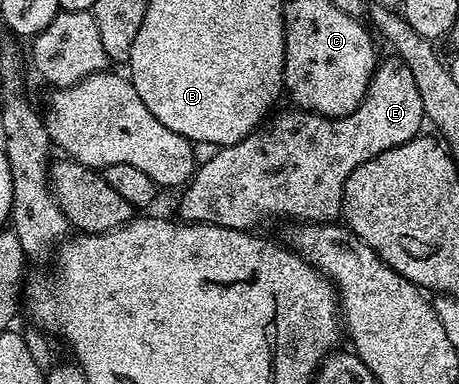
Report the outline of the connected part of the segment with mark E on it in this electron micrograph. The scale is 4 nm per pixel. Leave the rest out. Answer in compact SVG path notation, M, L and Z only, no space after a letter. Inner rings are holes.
M391 59L386 61L385 64L383 61L377 67L368 87L368 92L364 95L364 101L350 114L346 114L345 116L318 116L315 112L291 110L292 112L284 112L281 116L273 115L271 119L261 124L255 132L251 132L249 136L242 138L237 144L226 144L217 147L213 151L216 153L205 164L203 161L197 167L192 179L188 181L186 187L179 193L179 195L181 194L179 219L190 224L216 224L219 228L239 228L241 230L251 229L251 224L259 216L293 216L296 222L307 222L310 224L330 224L339 221L344 206L344 183L346 182L346 178L350 178L350 174L354 174L354 170L358 170L358 166L362 166L362 162L370 162L370 158L374 158L394 146L402 146L406 142L413 140L415 136L421 135L423 128L420 127L425 127L426 124L422 98L416 89L414 74L405 64L401 64L399 59Z

